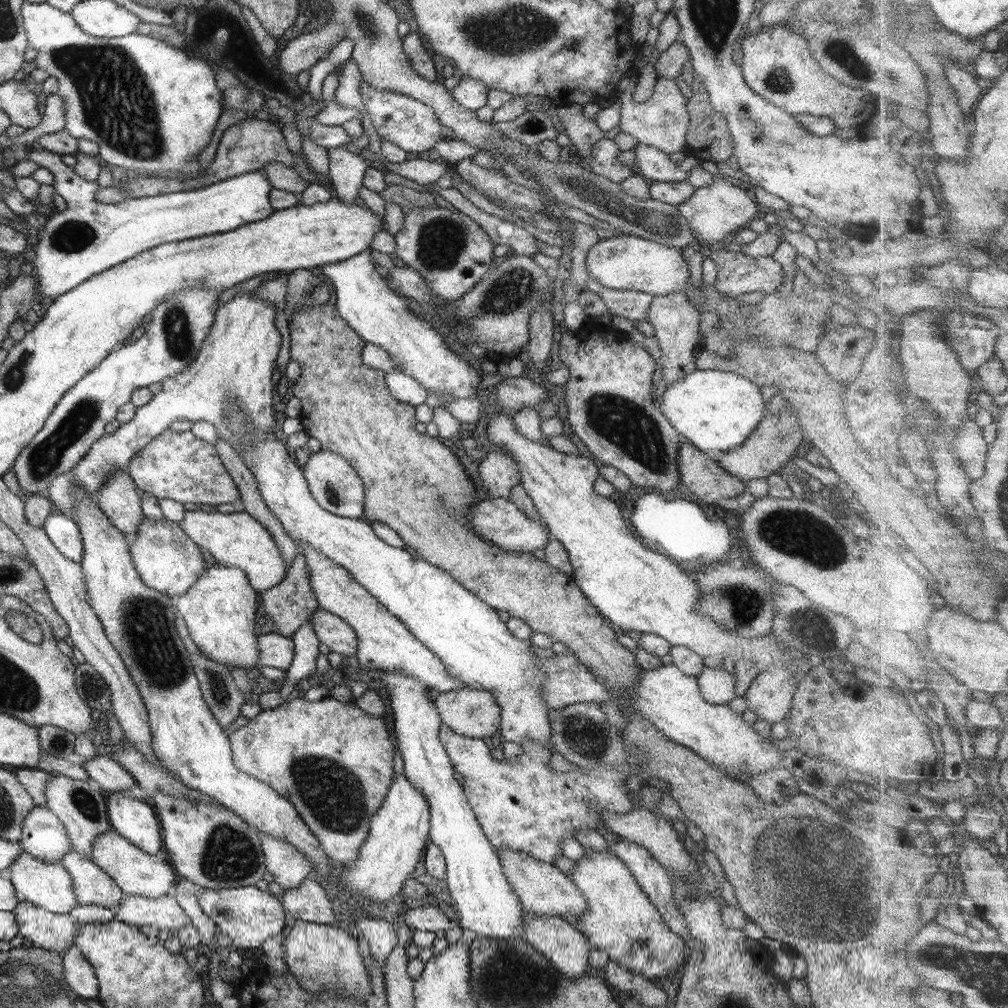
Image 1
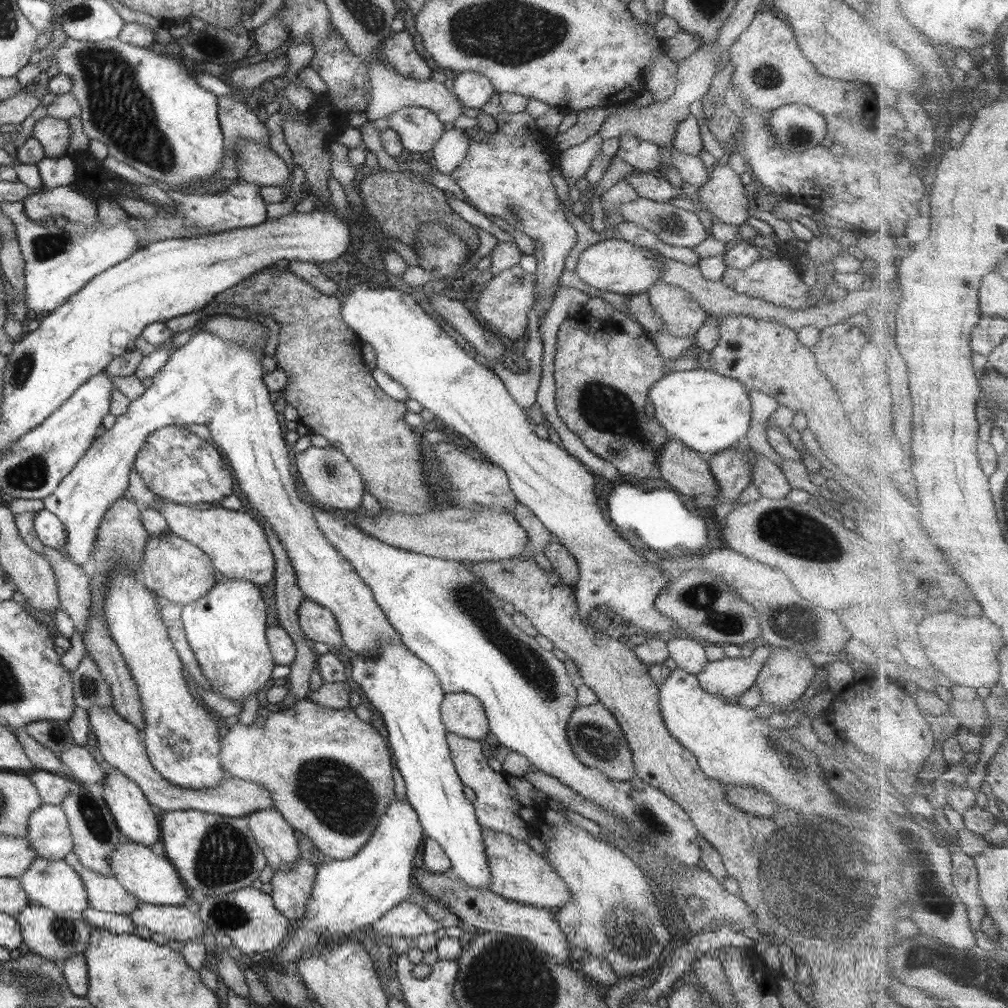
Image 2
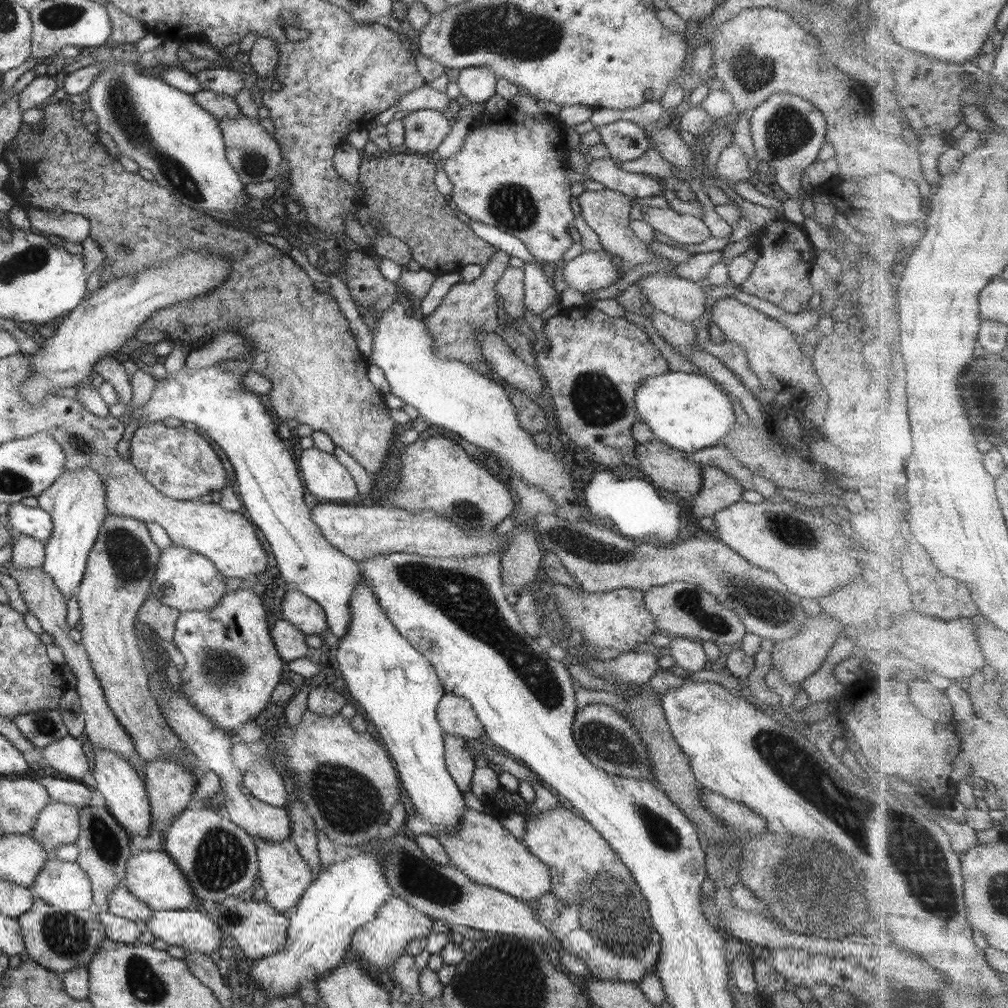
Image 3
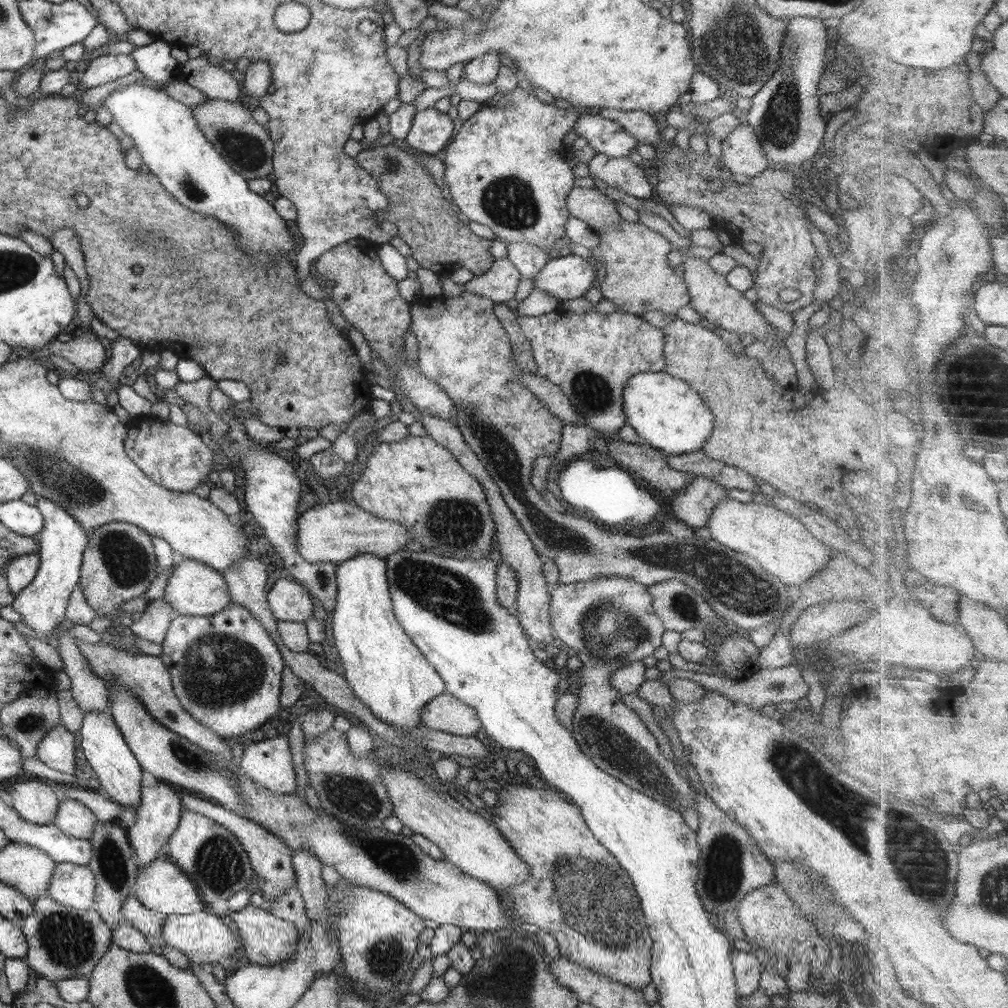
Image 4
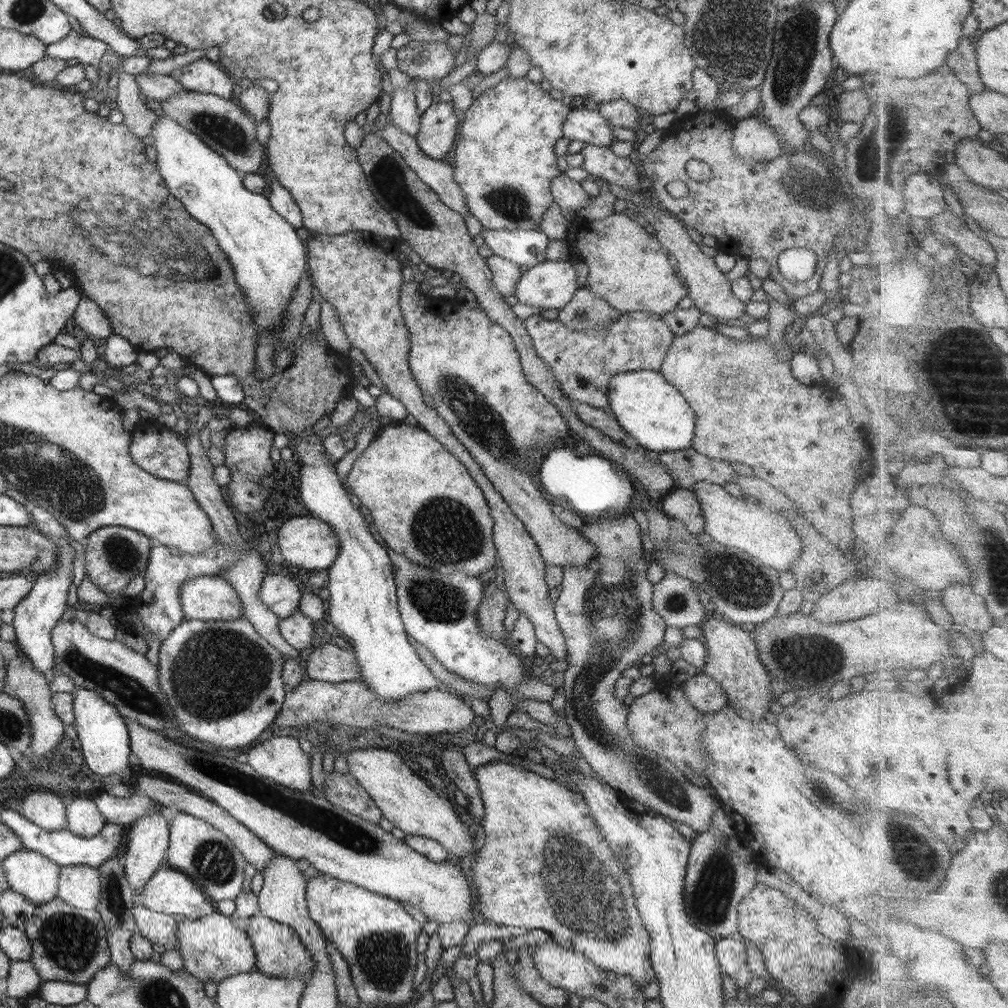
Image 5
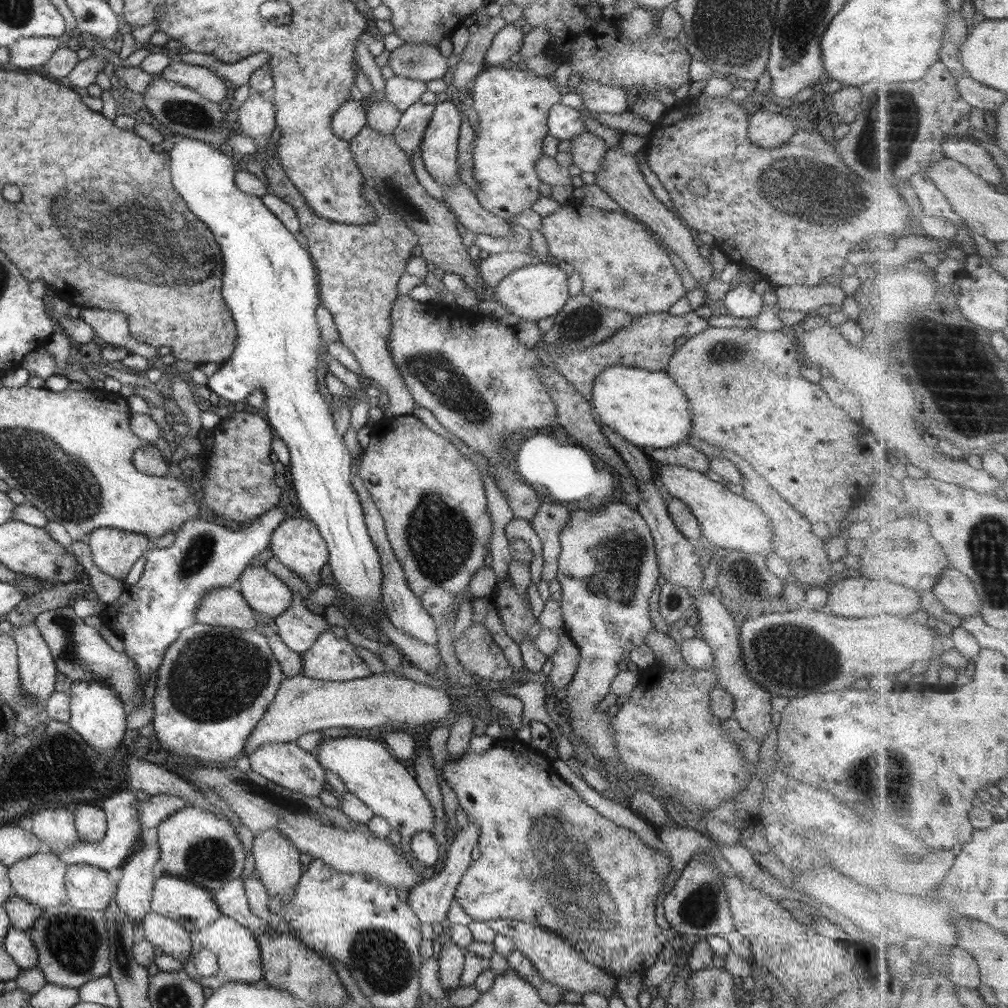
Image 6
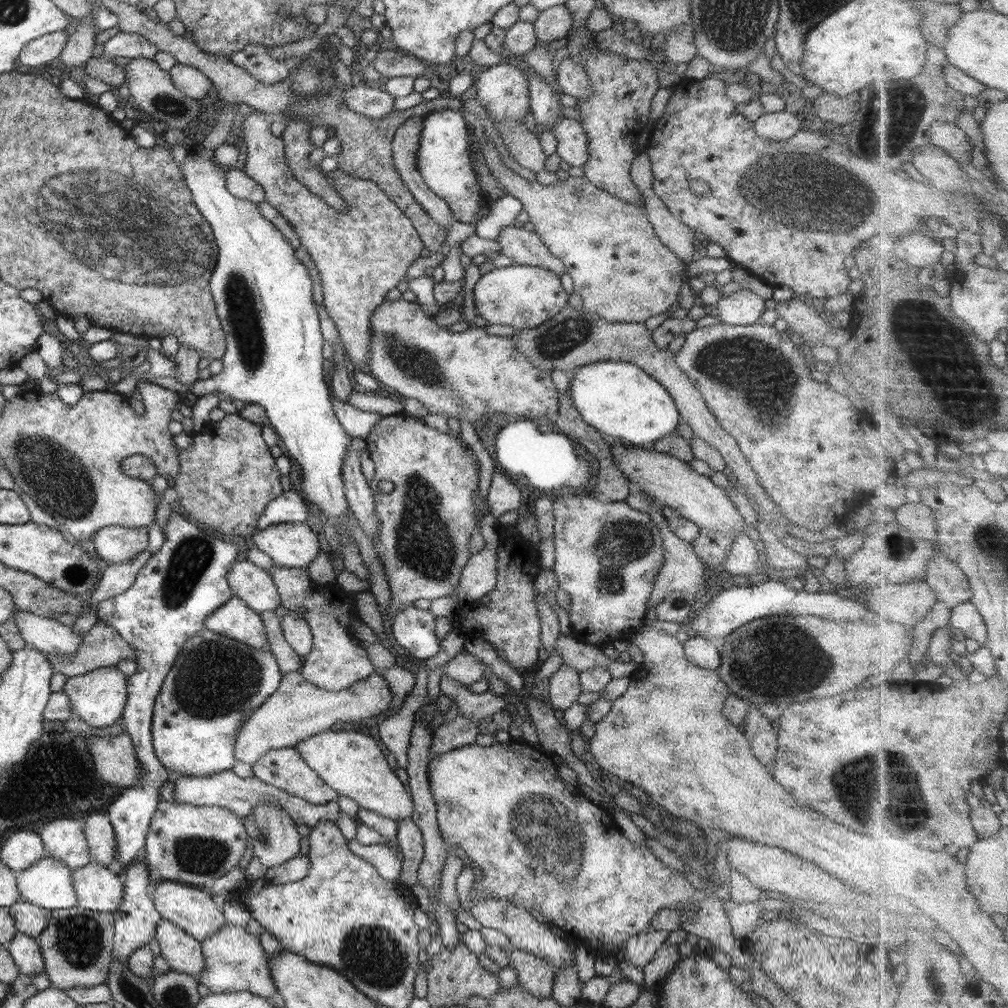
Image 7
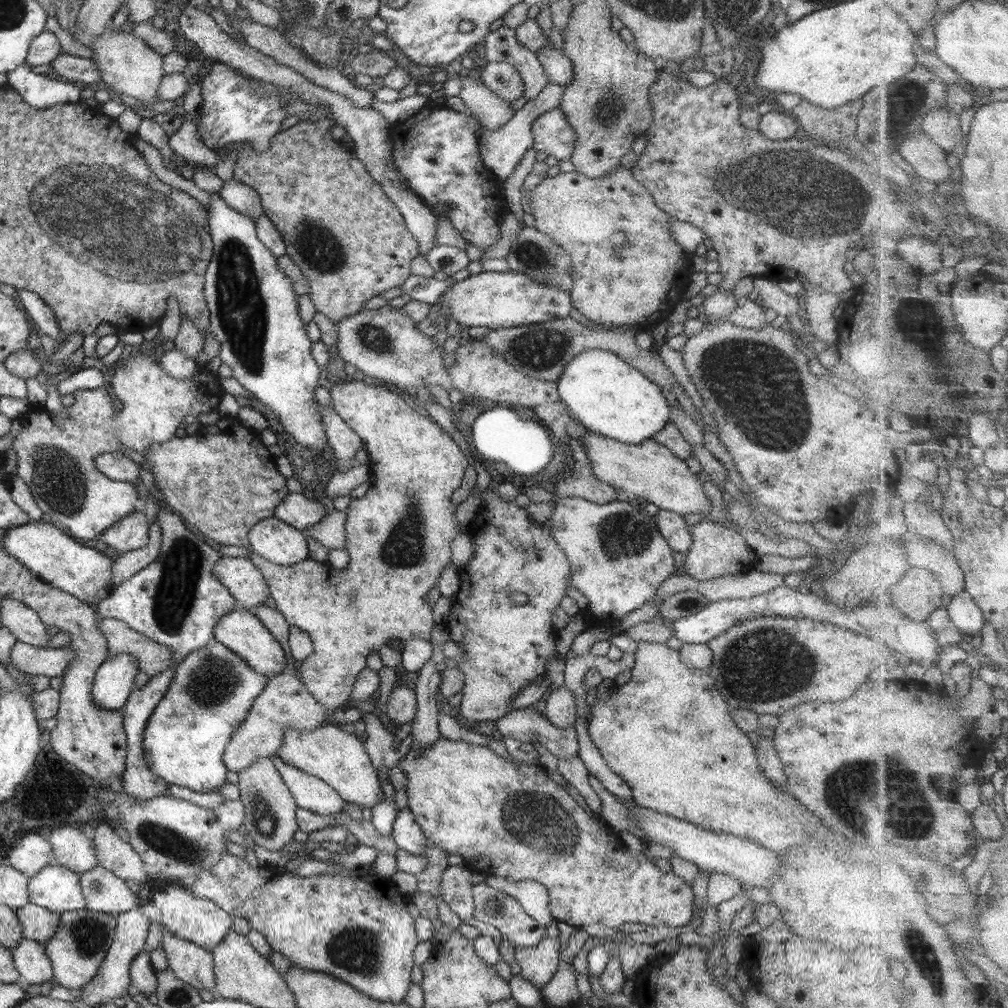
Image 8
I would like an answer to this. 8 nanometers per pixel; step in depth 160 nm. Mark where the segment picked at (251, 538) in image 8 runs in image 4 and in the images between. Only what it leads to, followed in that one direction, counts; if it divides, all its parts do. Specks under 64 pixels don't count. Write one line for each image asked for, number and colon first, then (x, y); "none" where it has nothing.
4: (335, 532)
5: (305, 542)
6: (295, 543)
7: (291, 545)

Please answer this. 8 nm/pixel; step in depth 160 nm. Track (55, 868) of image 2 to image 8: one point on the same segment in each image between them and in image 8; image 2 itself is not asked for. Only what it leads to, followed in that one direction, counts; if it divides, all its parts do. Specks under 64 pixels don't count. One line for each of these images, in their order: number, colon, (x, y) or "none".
3: (63, 885)
4: (72, 886)
5: (78, 886)
6: (88, 888)
7: (97, 888)
8: (103, 892)

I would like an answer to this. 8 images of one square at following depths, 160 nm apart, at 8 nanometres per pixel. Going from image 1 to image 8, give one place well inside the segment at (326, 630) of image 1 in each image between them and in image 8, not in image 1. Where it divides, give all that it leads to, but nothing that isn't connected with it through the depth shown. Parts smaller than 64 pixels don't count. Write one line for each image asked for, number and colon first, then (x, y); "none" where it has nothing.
2: (318, 624)
3: (298, 610)
4: (288, 601)
5: (278, 593)
6: (266, 594)
7: (253, 586)
8: (242, 579)

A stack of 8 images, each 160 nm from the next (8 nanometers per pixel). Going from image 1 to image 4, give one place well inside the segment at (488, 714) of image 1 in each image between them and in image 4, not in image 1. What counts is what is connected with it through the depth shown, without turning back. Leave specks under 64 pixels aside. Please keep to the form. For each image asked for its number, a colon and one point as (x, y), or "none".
2: (462, 714)
3: (455, 717)
4: (444, 713)

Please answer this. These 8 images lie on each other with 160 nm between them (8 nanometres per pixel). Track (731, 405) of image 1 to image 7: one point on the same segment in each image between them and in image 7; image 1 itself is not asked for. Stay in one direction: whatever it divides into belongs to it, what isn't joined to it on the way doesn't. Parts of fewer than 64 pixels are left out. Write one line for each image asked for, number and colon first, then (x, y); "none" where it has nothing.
2: (707, 412)
3: (686, 411)
4: (667, 414)
5: (654, 416)
6: (646, 408)
7: (616, 398)

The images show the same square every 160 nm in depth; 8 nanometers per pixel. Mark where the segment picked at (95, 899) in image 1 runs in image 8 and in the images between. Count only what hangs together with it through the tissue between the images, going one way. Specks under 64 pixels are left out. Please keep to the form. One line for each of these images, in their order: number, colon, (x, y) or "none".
2: (104, 894)
3: (121, 903)
4: (148, 923)
5: (157, 928)
6: (164, 934)
7: (182, 953)
8: (192, 965)

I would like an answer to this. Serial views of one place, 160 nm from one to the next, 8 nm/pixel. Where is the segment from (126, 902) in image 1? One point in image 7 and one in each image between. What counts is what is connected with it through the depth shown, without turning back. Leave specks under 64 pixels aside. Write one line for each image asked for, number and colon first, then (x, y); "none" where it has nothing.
2: (177, 923)
3: (190, 930)
4: (202, 937)
5: (220, 934)
6: (237, 955)
7: (233, 961)

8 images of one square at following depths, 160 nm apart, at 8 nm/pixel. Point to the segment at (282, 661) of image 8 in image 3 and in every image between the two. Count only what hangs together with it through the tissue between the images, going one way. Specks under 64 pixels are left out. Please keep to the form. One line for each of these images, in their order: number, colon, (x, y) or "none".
3: (184, 580)
4: (193, 589)
5: (208, 598)
6: (223, 607)
7: (233, 619)

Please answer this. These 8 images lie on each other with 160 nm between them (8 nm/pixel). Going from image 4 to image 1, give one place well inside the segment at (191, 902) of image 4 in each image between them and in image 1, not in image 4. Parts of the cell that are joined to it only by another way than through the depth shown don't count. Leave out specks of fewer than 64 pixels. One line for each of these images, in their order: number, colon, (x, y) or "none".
1: (135, 872)
2: (150, 879)
3: (151, 877)

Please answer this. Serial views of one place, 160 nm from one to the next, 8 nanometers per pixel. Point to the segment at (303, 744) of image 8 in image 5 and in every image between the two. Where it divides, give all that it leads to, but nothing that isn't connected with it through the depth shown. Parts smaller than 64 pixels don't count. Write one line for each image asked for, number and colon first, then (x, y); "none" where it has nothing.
5: (404, 799)
6: (368, 770)
7: (350, 763)

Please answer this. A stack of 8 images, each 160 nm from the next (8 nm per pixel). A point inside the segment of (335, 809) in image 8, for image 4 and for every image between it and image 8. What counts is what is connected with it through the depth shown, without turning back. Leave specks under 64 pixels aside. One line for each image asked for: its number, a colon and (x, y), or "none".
4: (270, 764)
5: (280, 759)
6: (287, 765)
7: (282, 768)

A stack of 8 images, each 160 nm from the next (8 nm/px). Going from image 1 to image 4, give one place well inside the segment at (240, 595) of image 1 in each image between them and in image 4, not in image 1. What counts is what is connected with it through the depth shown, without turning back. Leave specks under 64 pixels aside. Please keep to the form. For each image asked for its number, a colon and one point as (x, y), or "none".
2: (225, 630)
3: (230, 668)
4: (225, 671)

